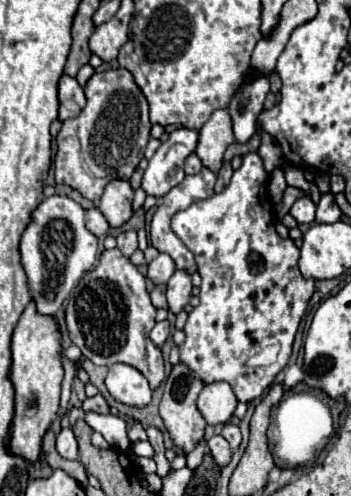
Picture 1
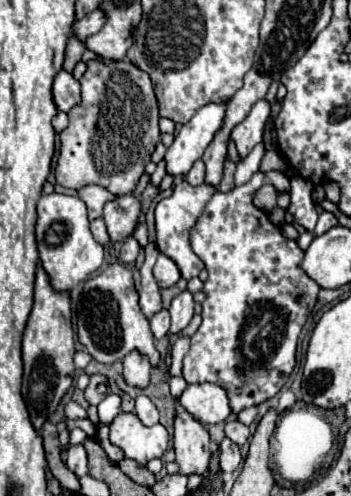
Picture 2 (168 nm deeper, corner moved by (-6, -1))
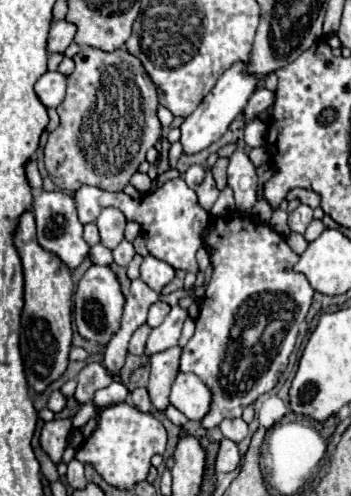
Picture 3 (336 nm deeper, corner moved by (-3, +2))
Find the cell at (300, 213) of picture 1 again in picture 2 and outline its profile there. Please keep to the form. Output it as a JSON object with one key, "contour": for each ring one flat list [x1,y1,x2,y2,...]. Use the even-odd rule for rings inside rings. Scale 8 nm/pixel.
{"contour":[[301,176,291,178,291,206,289,212,293,214,295,222,301,224,305,230,313,232,315,224,317,224,317,210,311,202,311,190,313,184]]}

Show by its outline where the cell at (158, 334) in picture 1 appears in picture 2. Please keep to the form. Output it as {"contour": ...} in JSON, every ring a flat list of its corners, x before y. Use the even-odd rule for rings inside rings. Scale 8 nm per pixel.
{"contour":[[159,310,159,312,149,320,149,324,151,324,153,336,155,336,157,340,163,338,163,336,169,332,169,312,167,312,167,310]]}

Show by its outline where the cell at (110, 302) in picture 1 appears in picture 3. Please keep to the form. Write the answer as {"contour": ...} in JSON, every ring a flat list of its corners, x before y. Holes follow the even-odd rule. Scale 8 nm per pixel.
{"contour":[[92,265,80,279,74,295,74,321,78,333,88,341,108,345,110,339,116,335,116,331,120,331,122,311,124,311,124,295,116,273,108,265]]}

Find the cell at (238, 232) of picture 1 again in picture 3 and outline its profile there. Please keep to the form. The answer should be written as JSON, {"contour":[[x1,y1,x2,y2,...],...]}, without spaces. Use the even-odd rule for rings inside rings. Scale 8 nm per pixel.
{"contour":[[212,217,208,235,204,237,204,249,210,255,212,277,202,299,202,311,196,321,196,333,182,349,180,371,198,375,212,391,212,409,202,419,206,429,216,427,226,417,240,417,244,407,254,403,260,395,272,391,280,381,288,365,288,357,294,351,300,323,312,303,314,289,302,273,294,271,300,259,270,225,264,223,224,223,226,217]]}

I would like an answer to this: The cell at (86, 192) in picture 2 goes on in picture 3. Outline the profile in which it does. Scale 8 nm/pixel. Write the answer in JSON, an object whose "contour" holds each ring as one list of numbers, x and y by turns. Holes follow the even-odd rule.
{"contour":[[182,177,164,183,154,193,146,193,140,201,130,199,126,193,112,193,92,185,82,185,74,197,78,205,78,217,84,225,96,221,104,207,118,207,126,215,126,219,142,225,142,237,150,255,170,263,174,269,198,273,196,251,202,247,202,231,210,221,210,213,198,203,194,189,190,189]]}

